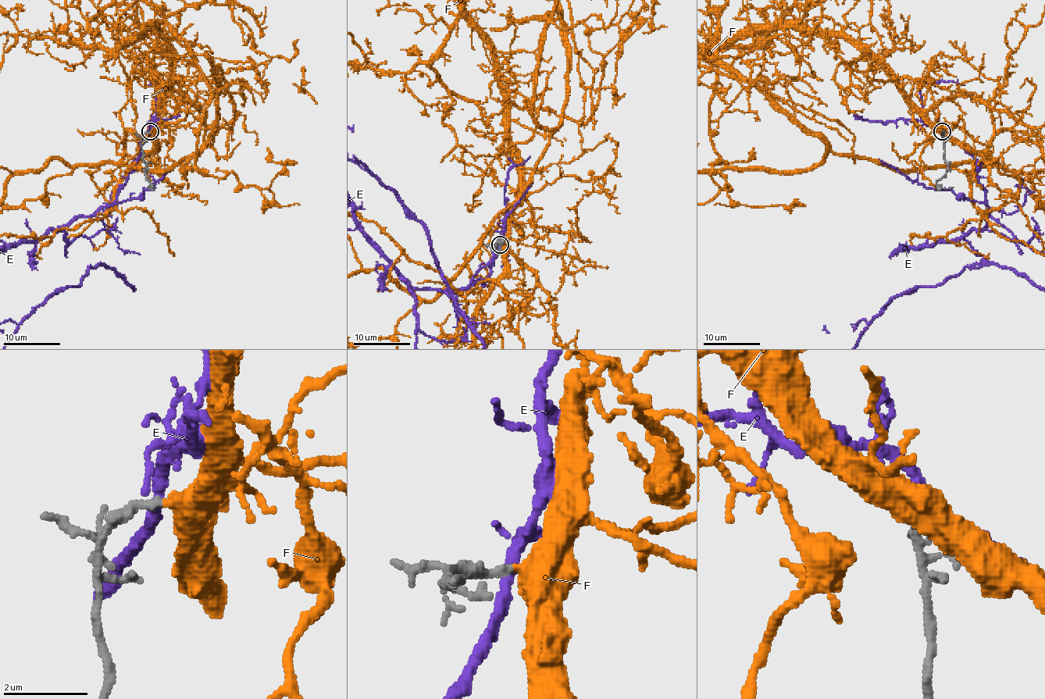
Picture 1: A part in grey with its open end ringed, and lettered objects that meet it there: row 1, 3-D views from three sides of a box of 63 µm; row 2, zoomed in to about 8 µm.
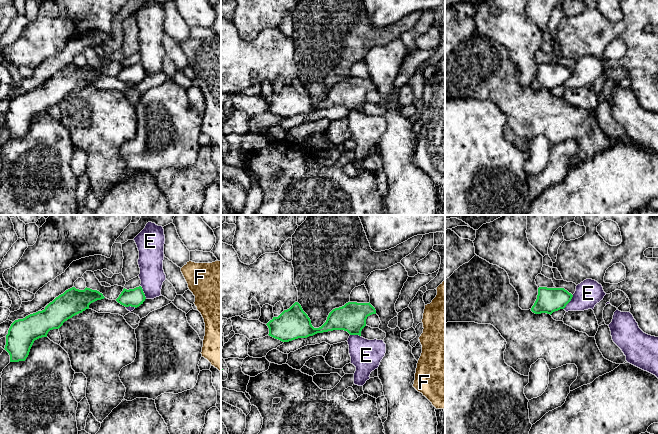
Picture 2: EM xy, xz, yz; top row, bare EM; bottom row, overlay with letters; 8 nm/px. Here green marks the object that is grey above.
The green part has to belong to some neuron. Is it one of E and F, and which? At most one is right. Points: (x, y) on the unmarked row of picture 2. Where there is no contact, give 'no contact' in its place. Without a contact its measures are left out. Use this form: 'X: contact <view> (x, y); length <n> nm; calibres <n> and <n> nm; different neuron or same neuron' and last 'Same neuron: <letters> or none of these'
E: contact yz (569, 77); length 140 nm; calibres 200 and 220 nm; different neuron
F: no contact; same neuron
Same neuron: F

